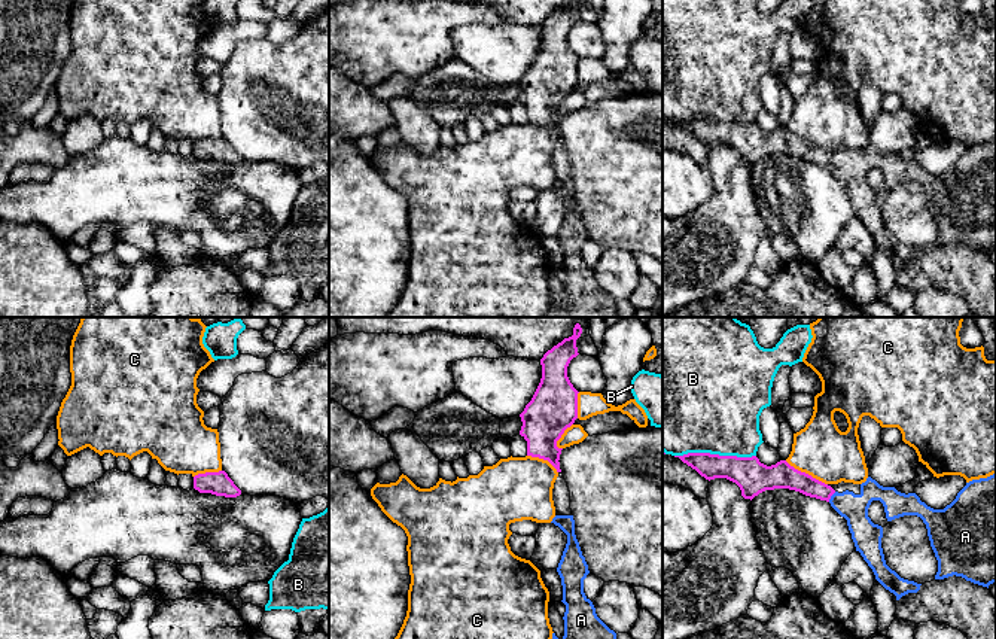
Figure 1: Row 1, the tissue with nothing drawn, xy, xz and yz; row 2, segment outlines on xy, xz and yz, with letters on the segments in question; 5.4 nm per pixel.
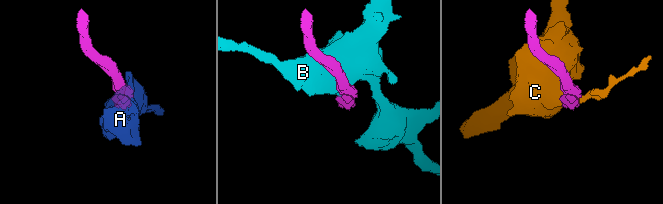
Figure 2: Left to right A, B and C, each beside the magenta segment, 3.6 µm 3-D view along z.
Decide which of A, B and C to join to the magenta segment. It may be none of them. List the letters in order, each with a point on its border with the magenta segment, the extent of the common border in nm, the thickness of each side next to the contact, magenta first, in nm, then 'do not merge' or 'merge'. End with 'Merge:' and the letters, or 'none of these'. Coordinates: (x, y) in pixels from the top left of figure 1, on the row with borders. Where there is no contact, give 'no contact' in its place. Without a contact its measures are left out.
A: contact yz (831, 495); length 70 nm; calibres 120 and 150 nm; merge
B: contact yz (715, 455); length 440 nm; calibres 180 and 480 nm; do not merge
C: contact yz (804, 472); length 260 nm; calibres 160 and 300 nm; do not merge
Merge: A

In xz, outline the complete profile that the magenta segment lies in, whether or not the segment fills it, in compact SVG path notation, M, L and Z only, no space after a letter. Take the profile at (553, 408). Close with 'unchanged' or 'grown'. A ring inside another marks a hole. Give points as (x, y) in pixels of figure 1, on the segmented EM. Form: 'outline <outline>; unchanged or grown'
outline M576 323L572 337L543 355L540 383L520 414L520 435L527 441L527 456L548 460L557 472L561 472L558 460L563 450L557 441L578 419L579 392L567 377L567 366L579 355L576 340L581 334L582 328Z; unchanged

